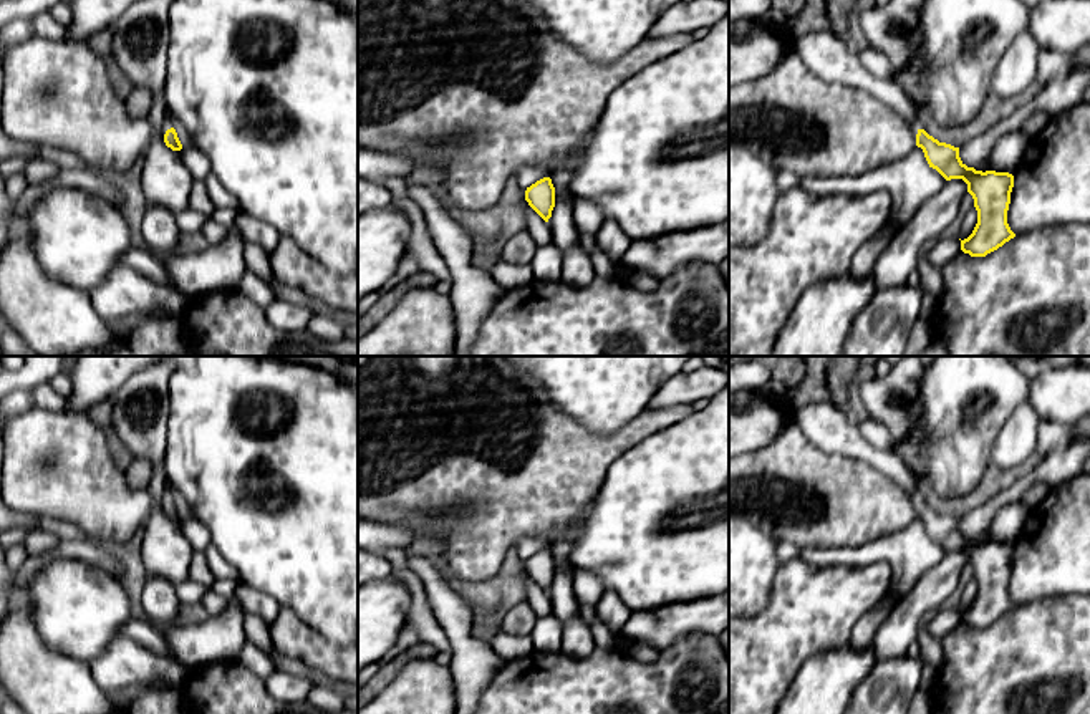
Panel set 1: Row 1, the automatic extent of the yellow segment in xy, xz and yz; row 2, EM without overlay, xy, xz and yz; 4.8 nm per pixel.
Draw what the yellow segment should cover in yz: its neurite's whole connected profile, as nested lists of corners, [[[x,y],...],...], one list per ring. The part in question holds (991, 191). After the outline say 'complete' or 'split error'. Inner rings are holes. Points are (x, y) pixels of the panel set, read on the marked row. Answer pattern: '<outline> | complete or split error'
[[[918,129],[916,146],[923,149],[929,167],[946,181],[962,179],[974,199],[977,224],[972,234],[961,240],[961,250],[971,257],[986,257],[1015,237],[1007,224],[1007,210],[1014,176],[1009,172],[976,171],[959,157],[959,147],[939,142],[924,129]]] | complete

